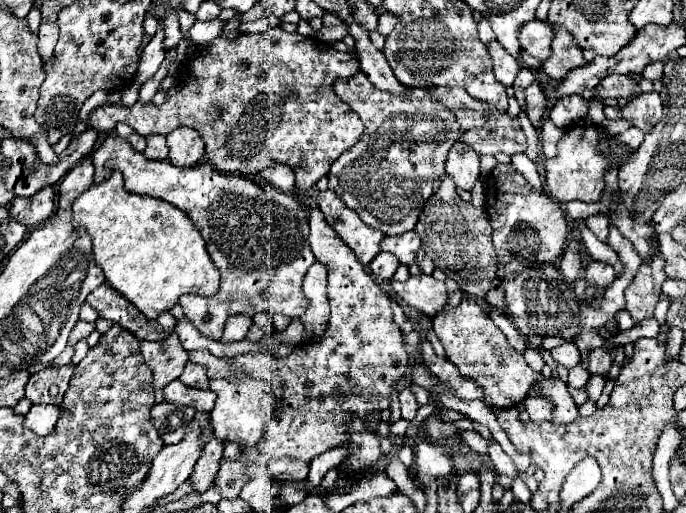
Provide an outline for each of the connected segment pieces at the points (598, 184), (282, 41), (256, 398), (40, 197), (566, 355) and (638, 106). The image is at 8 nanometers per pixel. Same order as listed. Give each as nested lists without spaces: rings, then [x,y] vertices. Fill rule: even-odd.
[[[575,126],[565,130],[565,136],[559,140],[557,148],[559,148],[559,156],[553,160],[547,160],[545,182],[547,182],[549,196],[553,196],[561,204],[569,200],[599,202],[605,190],[605,168],[613,160],[623,162],[627,158],[627,154],[623,152],[623,146],[619,146],[615,138],[611,138],[599,126]]]
[[[279,26],[263,34],[241,34],[235,40],[219,36],[205,48],[195,46],[191,50],[179,74],[183,88],[179,94],[169,96],[165,104],[155,106],[151,102],[137,102],[131,108],[105,104],[93,110],[89,124],[101,134],[113,130],[117,122],[123,122],[141,136],[169,134],[179,126],[189,126],[205,140],[205,156],[217,170],[249,176],[263,172],[263,168],[271,162],[283,162],[293,168],[297,188],[309,190],[319,178],[327,176],[333,160],[337,160],[341,152],[351,148],[351,144],[361,138],[363,124],[359,116],[355,116],[355,112],[351,112],[351,108],[347,108],[347,104],[331,92],[331,84],[337,78],[351,78],[355,72],[359,72],[359,62],[349,52],[339,52],[319,38],[305,38],[297,32],[287,34]]]
[[[243,378],[239,382],[227,382],[227,380],[211,380],[211,390],[217,394],[215,408],[211,410],[211,420],[213,420],[213,432],[217,440],[221,442],[239,442],[239,448],[253,446],[265,428],[267,414],[273,408],[273,394],[271,386],[263,380],[253,380],[253,378]]]
[[[43,188],[41,192],[37,192],[35,196],[27,198],[25,202],[13,202],[11,210],[9,210],[9,218],[19,222],[19,224],[25,224],[27,230],[33,230],[37,228],[39,224],[43,224],[45,220],[51,218],[55,210],[55,192],[53,188]]]
[[[565,342],[563,346],[551,350],[551,354],[553,354],[553,358],[555,358],[561,366],[565,366],[567,370],[573,368],[573,366],[577,366],[579,360],[581,360],[581,354],[579,354],[579,350],[577,350],[577,346],[575,346],[573,342]]]
[[[651,92],[651,94],[639,94],[621,110],[605,106],[603,112],[605,112],[605,118],[609,120],[623,118],[623,120],[629,120],[635,128],[643,132],[651,132],[663,116],[663,102],[659,98],[659,92]]]

